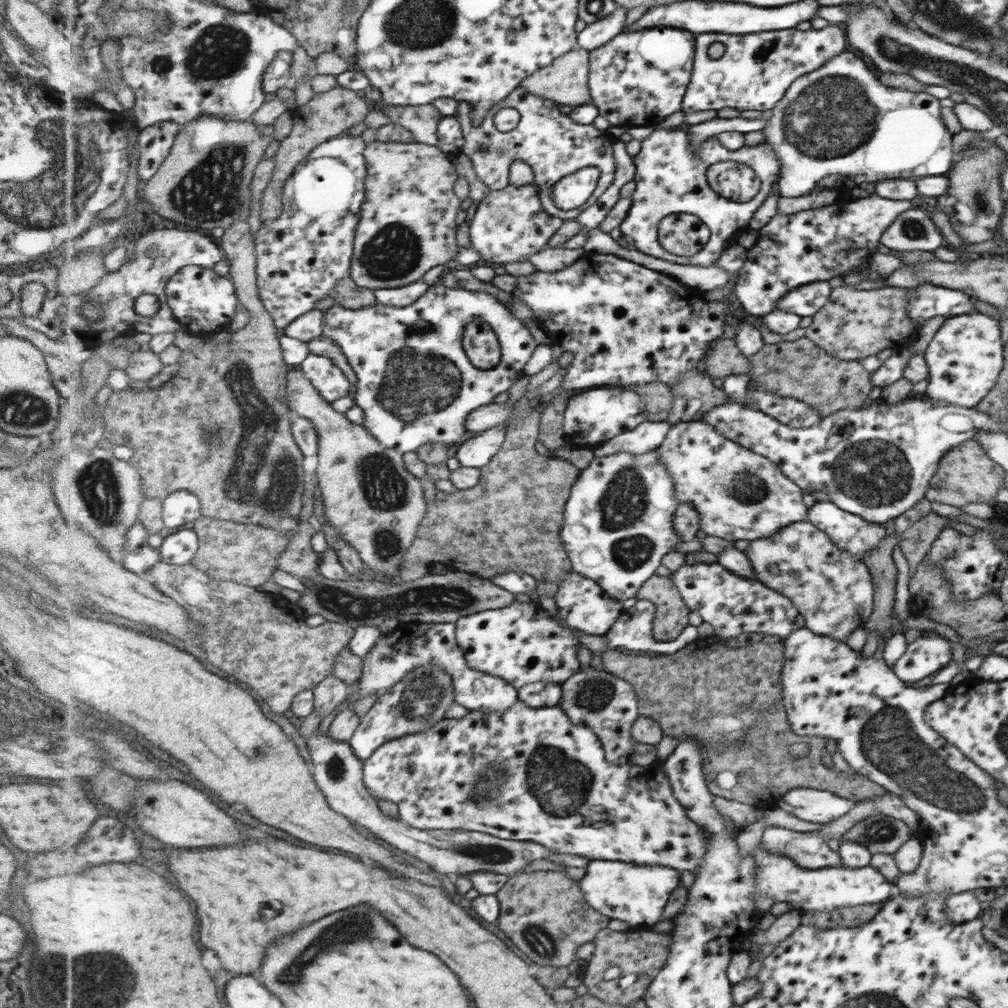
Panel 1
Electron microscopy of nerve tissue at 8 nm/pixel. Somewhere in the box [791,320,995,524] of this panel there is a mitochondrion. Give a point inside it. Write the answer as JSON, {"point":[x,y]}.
{"point":[876,472]}

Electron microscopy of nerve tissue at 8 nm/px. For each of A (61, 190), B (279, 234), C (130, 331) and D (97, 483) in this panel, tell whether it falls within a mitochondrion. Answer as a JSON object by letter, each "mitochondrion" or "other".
{"A":"mitochondrion","B":"other","C":"other","D":"mitochondrion"}

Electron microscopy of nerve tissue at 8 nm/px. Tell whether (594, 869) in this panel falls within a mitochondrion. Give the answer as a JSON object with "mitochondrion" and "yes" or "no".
{"mitochondrion":"no"}

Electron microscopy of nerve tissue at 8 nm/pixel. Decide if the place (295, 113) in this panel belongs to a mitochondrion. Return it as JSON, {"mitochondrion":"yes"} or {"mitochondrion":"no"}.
{"mitochondrion":"no"}

